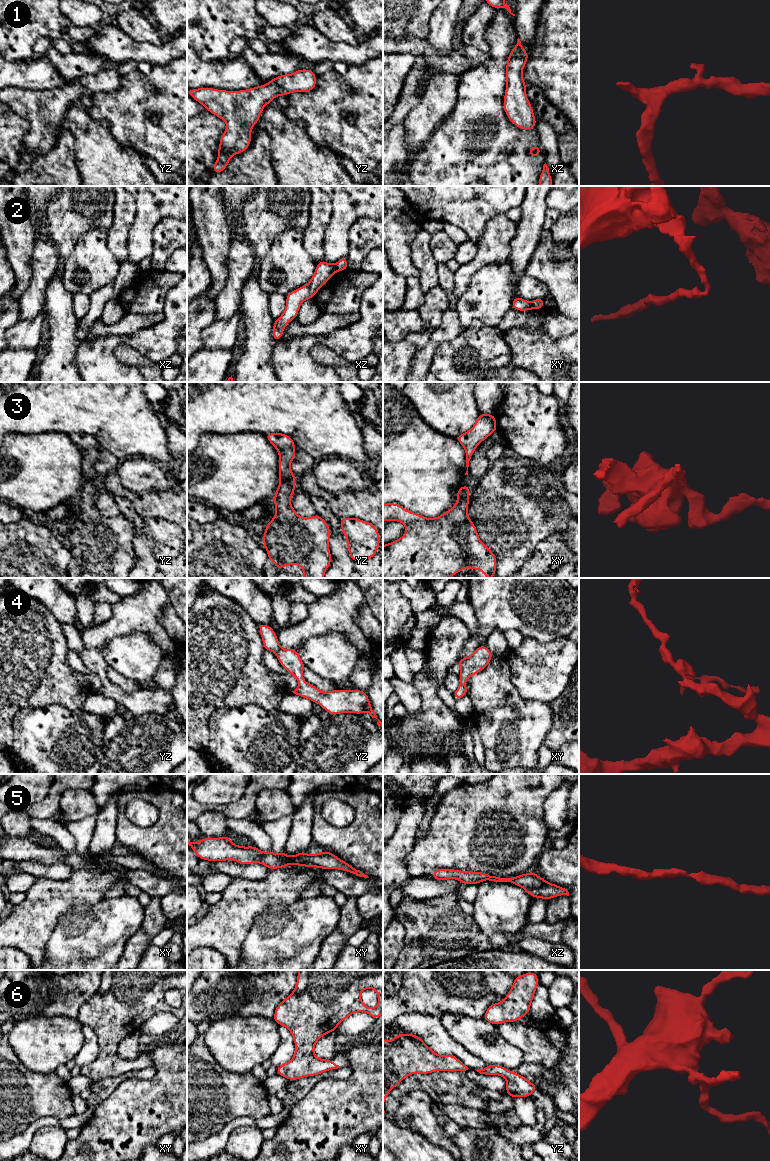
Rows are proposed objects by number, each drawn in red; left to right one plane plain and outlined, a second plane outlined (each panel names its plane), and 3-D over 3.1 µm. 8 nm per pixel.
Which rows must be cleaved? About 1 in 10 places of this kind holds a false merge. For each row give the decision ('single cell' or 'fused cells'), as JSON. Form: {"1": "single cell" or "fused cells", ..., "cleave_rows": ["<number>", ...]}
{"1": "single cell", "2": "fused cells", "3": "single cell", "4": "single cell", "5": "single cell", "6": "single cell", "cleave_rows": ["2"]}

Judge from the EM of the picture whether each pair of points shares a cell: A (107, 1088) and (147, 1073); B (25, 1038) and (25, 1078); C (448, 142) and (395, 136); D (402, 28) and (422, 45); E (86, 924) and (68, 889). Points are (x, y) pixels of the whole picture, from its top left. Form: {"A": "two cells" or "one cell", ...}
{"A": "one cell", "B": "two cells", "C": "two cells", "D": "two cells", "E": "two cells"}

